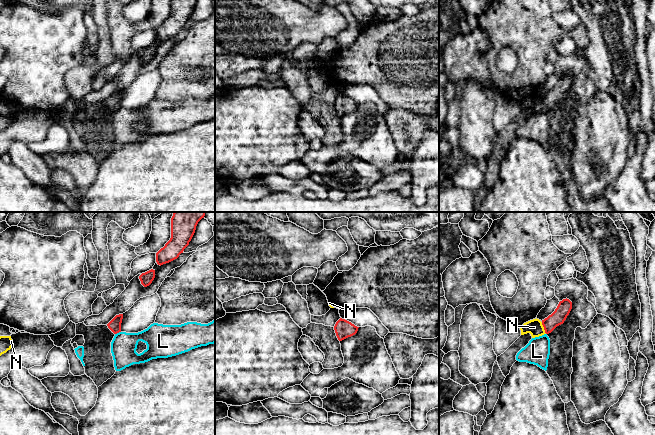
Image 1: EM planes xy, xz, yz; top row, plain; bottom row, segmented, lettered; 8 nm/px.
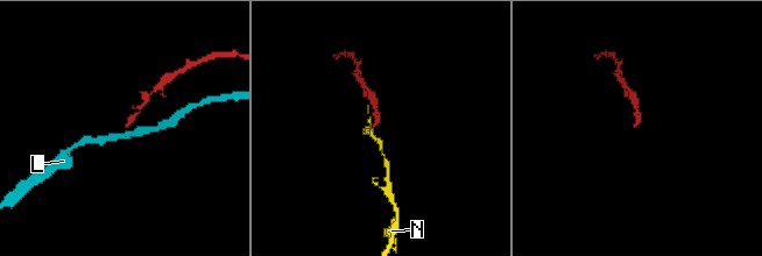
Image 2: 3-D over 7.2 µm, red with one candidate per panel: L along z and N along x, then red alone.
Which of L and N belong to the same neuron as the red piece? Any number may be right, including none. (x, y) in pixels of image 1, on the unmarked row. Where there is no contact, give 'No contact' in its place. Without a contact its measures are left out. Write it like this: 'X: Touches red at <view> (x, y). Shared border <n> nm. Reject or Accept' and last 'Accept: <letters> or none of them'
L: Touches red at xy (117, 108). Shared border 50 nm. Reject
N: Touches red at yz (544, 104). Shared border 100 nm. Accept
Accept: N

